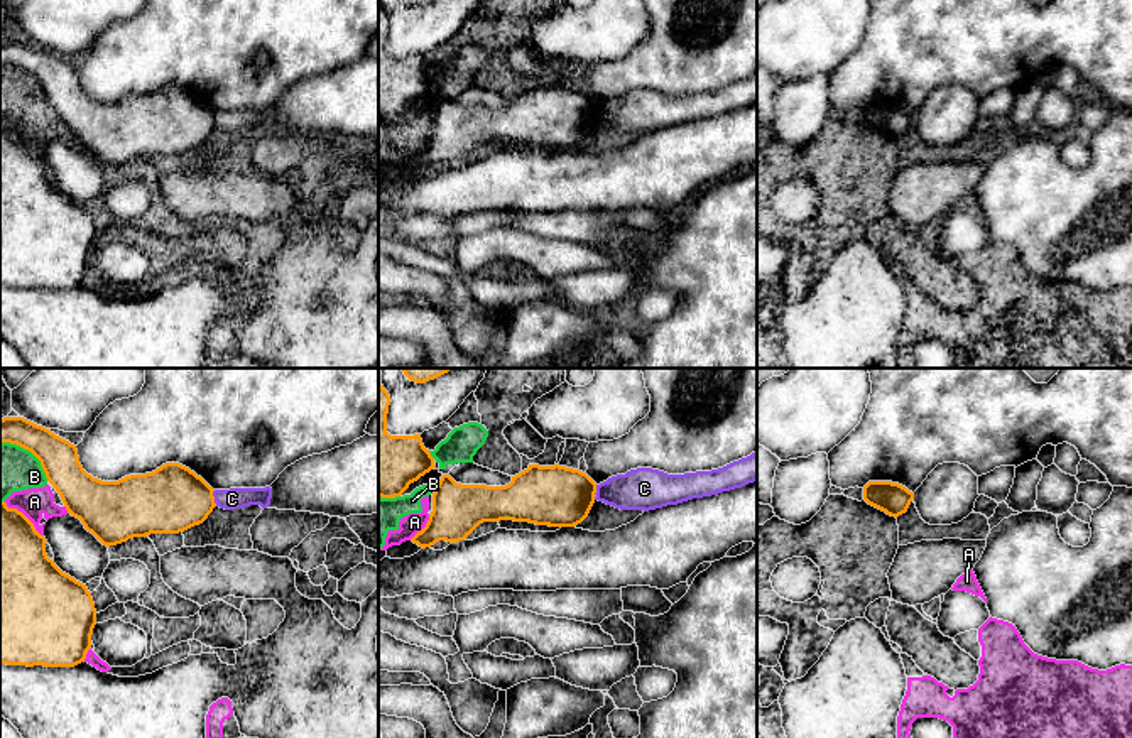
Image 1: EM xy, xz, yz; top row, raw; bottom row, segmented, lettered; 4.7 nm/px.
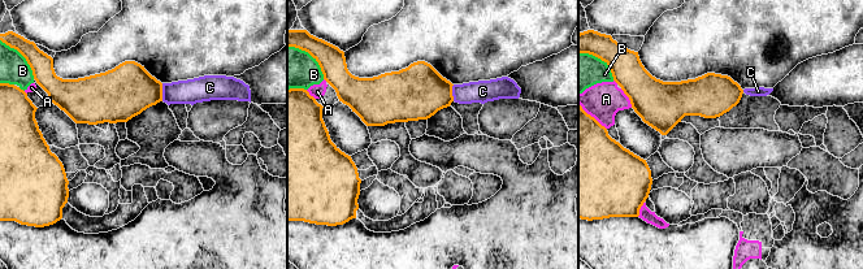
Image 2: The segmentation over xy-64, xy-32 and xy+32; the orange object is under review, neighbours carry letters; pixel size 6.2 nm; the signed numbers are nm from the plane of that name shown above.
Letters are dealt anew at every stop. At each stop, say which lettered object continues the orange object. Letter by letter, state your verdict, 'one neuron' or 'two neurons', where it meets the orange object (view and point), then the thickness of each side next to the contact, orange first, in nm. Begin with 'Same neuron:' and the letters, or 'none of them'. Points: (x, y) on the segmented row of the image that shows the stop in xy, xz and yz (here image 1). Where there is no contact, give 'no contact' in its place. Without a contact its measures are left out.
Same neuron: none of them
A: two neurons; meets orange in xz at (423, 529); 240 nm thick on the orange side, 100 nm on the other
B: two neurons; meets orange in xy at (29, 450); 180 nm thick on the orange side, 240 nm on the other
C: two neurons; meets orange in xy at (213, 499); 320 nm thick on the orange side, 100 nm on the other

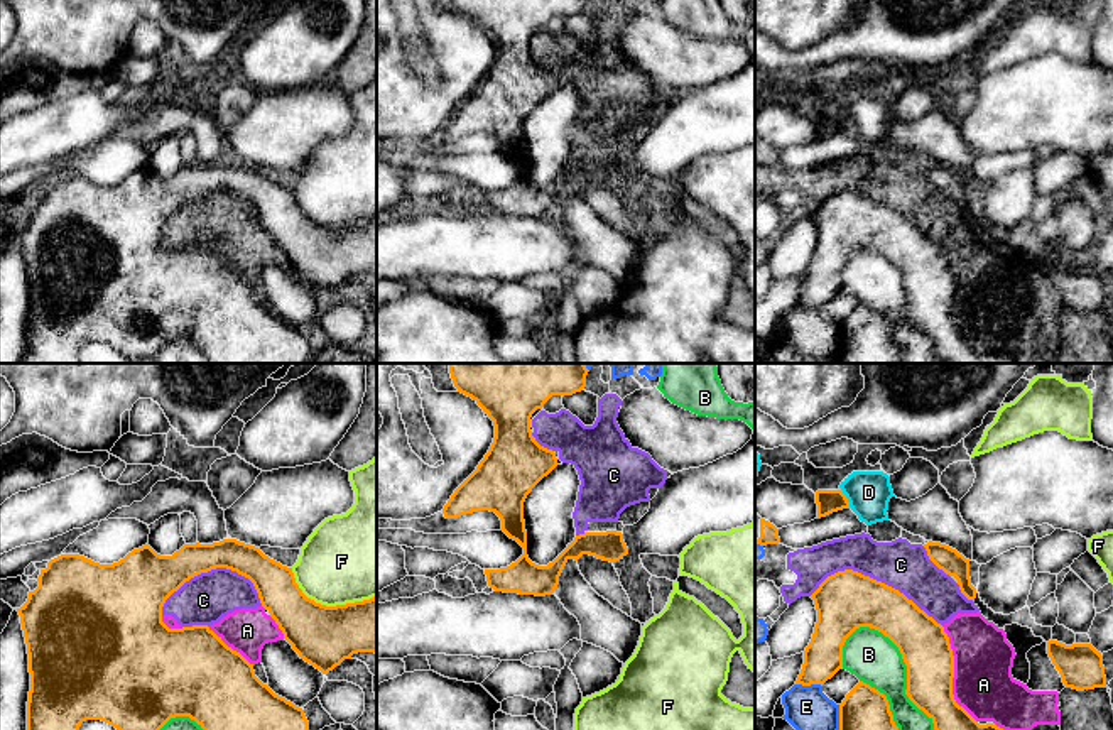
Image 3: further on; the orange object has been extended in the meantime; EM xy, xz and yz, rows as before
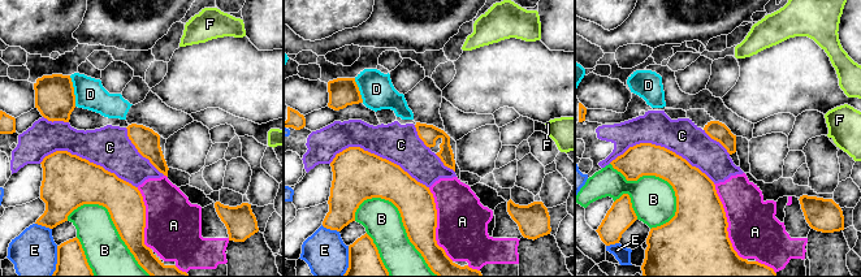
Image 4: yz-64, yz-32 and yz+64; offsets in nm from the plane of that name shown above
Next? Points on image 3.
Same neuron: none of them
A: two neurons; meets orange in yz at (953, 675); 240 nm thick on the orange side, 280 nm on the other
B: two neurons; meets orange in yz at (907, 668); 240 nm thick on the orange side, 240 nm on the other
C: two neurons; meets orange in yz at (875, 580); 280 nm thick on the orange side, 220 nm on the other
D: two neurons; meets orange in yz at (846, 499); 110 nm thick on the orange side, 200 nm on the other
E: two neurons; meets orange in yz at (809, 685); 190 nm thick on the orange side, 200 nm on the other
F: two neurons; meets orange in xy at (328, 607); 280 nm thick on the orange side, 400 nm on the other

